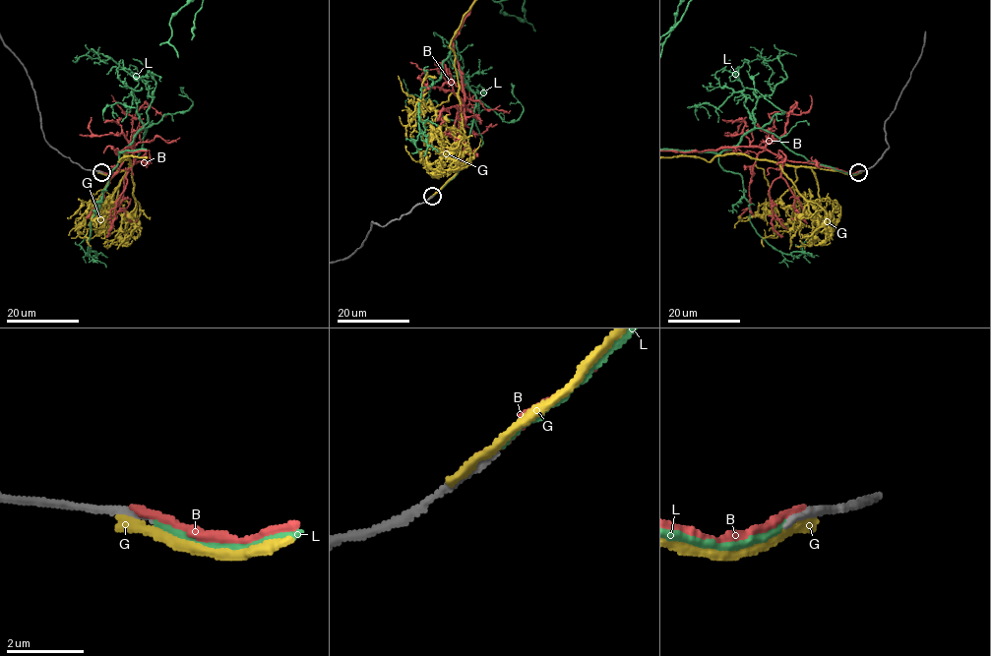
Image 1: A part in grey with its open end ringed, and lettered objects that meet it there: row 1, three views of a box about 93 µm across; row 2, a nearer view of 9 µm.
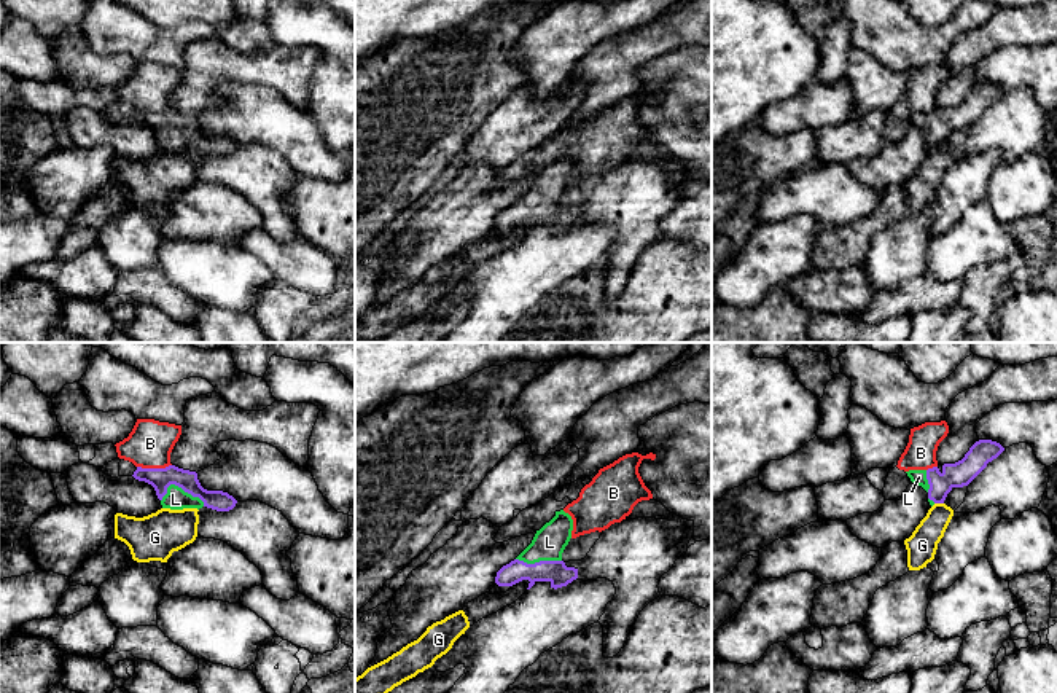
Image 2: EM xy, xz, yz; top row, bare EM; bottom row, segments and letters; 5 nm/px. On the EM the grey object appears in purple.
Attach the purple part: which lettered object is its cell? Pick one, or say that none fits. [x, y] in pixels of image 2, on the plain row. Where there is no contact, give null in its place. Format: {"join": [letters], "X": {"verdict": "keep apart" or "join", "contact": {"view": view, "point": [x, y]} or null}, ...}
{"join": ["L"], "B": {"verdict": "keep apart", "contact": {"view": "xy", "point": [153, 112]}}, "G": {"verdict": "keep apart", "contact": {"view": "yz", "point": [939, 145]}}, "L": {"verdict": "join", "contact": {"view": "xy", "point": [182, 131]}}}

